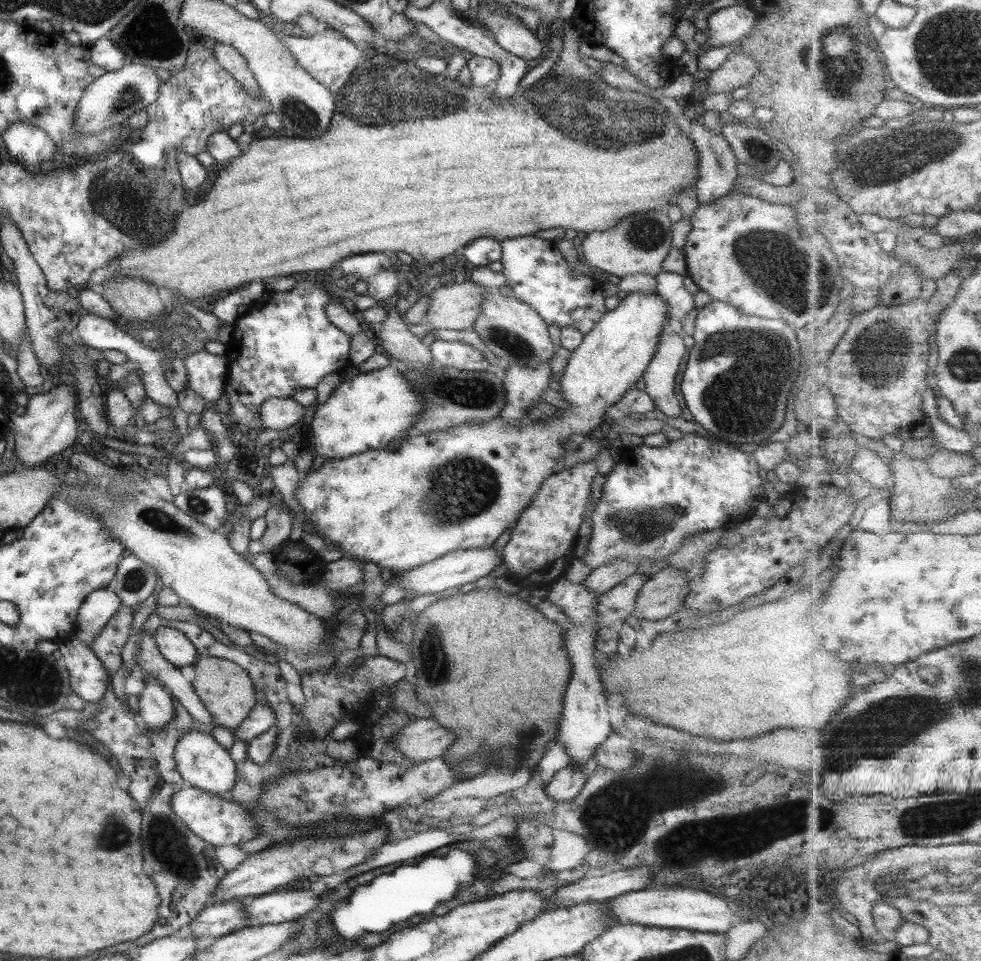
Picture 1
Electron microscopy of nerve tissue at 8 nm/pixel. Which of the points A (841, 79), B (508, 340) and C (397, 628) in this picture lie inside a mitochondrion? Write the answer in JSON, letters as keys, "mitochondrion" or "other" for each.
{"A":"mitochondrion","B":"mitochondrion","C":"mitochondrion"}

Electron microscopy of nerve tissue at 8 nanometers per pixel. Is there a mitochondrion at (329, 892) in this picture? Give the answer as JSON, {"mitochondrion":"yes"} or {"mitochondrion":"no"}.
{"mitochondrion":"no"}

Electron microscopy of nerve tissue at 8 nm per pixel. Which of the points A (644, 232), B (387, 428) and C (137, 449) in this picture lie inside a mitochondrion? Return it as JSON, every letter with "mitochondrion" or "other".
{"A":"mitochondrion","B":"other","C":"other"}

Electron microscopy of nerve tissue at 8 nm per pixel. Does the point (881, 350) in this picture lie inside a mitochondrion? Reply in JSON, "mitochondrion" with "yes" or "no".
{"mitochondrion":"yes"}

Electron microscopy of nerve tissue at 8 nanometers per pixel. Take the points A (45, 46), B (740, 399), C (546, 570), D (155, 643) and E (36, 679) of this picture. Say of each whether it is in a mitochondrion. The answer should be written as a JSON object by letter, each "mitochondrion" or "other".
{"A":"other","B":"mitochondrion","C":"other","D":"other","E":"mitochondrion"}

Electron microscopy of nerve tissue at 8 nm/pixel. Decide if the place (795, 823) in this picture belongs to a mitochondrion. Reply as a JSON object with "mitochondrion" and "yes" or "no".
{"mitochondrion":"no"}

